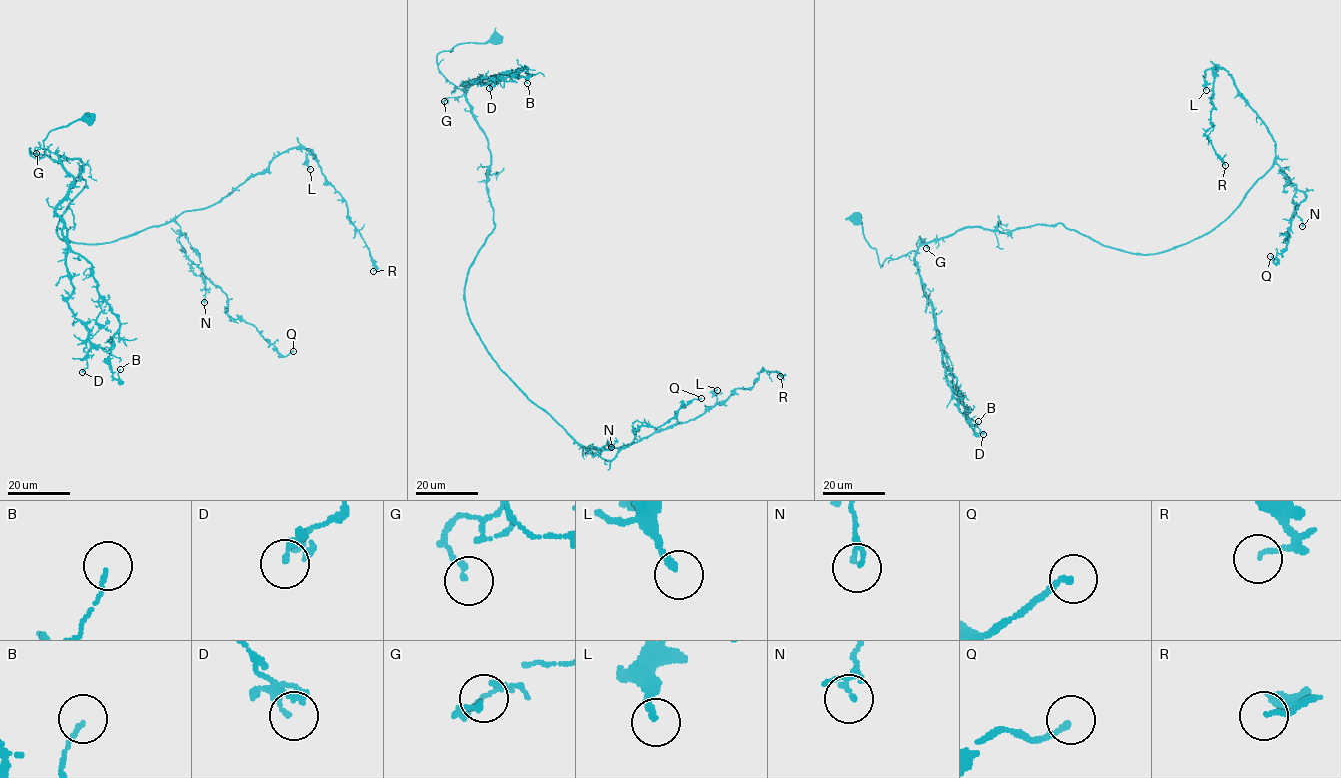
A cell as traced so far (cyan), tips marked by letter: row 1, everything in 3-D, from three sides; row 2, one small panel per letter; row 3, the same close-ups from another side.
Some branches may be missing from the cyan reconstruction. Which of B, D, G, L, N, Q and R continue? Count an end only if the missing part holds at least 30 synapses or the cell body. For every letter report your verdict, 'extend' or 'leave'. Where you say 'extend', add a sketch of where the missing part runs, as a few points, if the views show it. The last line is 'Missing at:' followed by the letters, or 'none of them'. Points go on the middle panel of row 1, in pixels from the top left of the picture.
B: leave
D: leave
G: leave
L: leave
N: leave
Q: leave
R: leave
Missing at: none of them

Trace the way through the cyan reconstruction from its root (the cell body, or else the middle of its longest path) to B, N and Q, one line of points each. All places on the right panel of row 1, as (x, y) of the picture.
B: (856, 218), (880, 267), (886, 258), (917, 251), (915, 262), (934, 312), (947, 384), (974, 433), (978, 421)
N: (856, 218), (880, 267), (967, 227), (1059, 223), (1159, 253), (1217, 226), (1274, 163), (1295, 186), (1302, 226)
Q: (856, 218), (880, 267), (967, 227), (1059, 223), (1159, 253), (1217, 226), (1274, 163), (1305, 200), (1270, 256)

